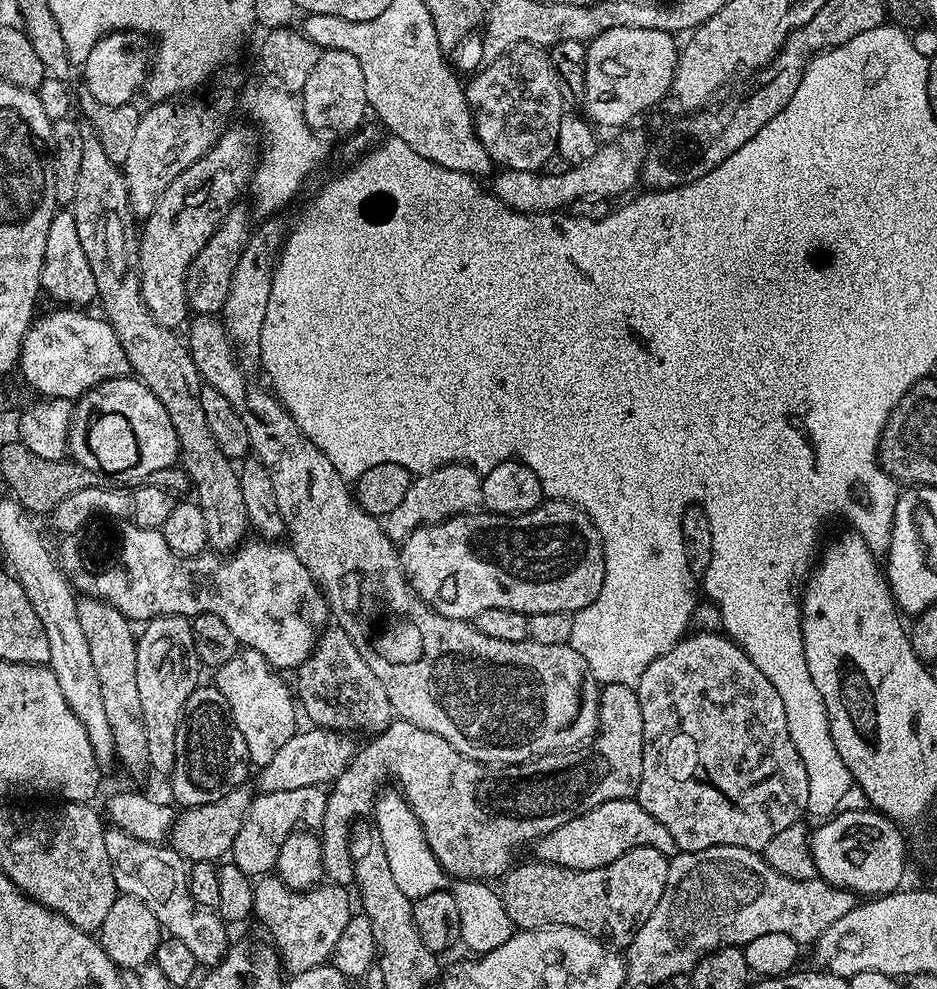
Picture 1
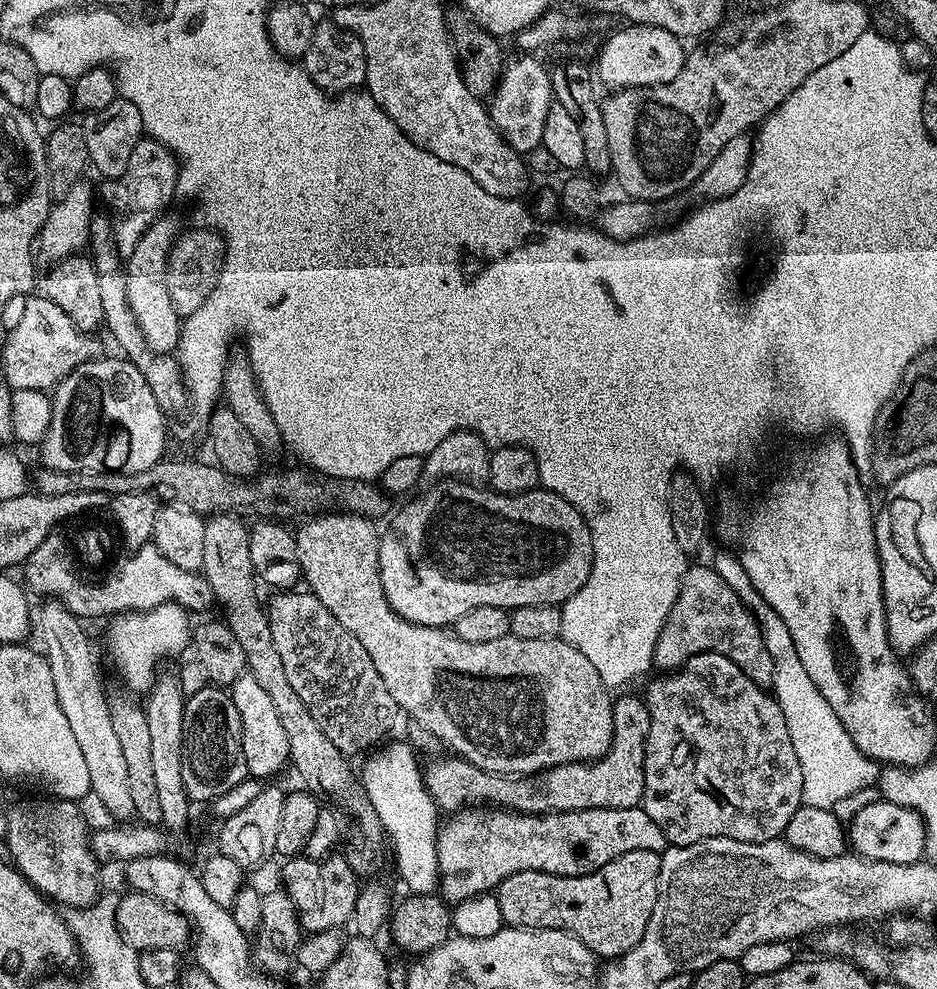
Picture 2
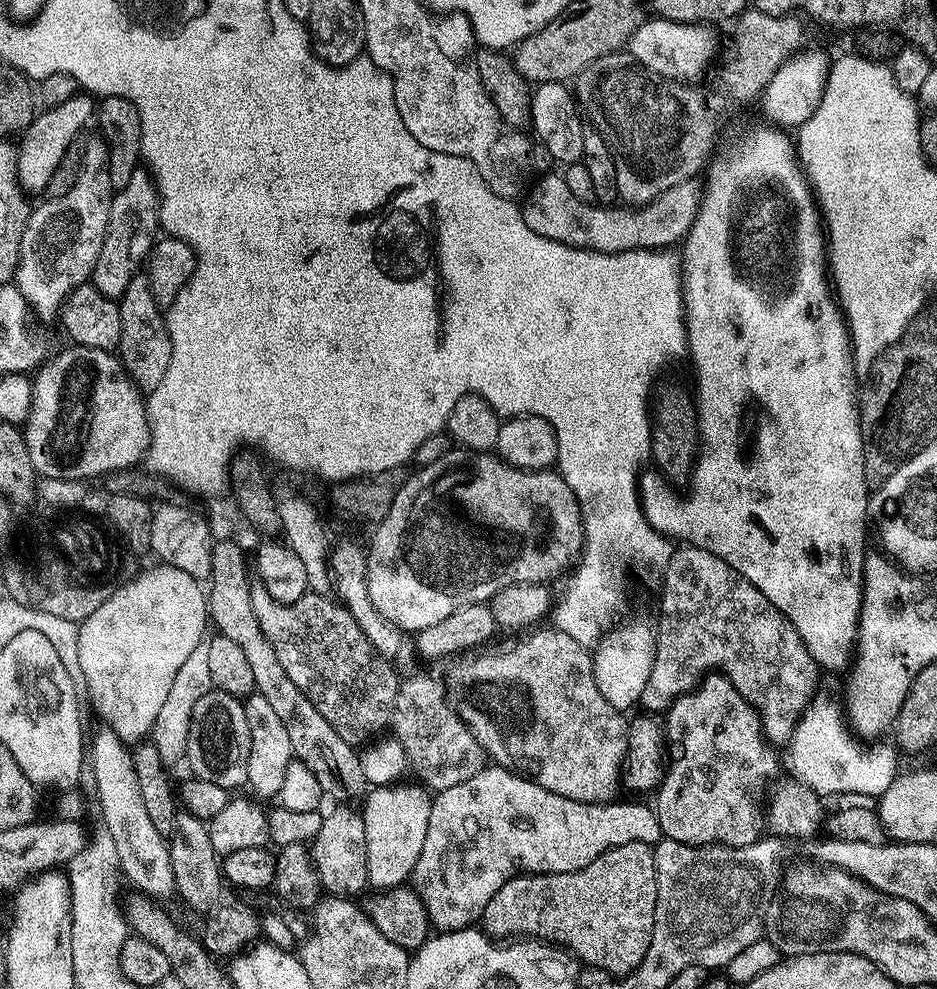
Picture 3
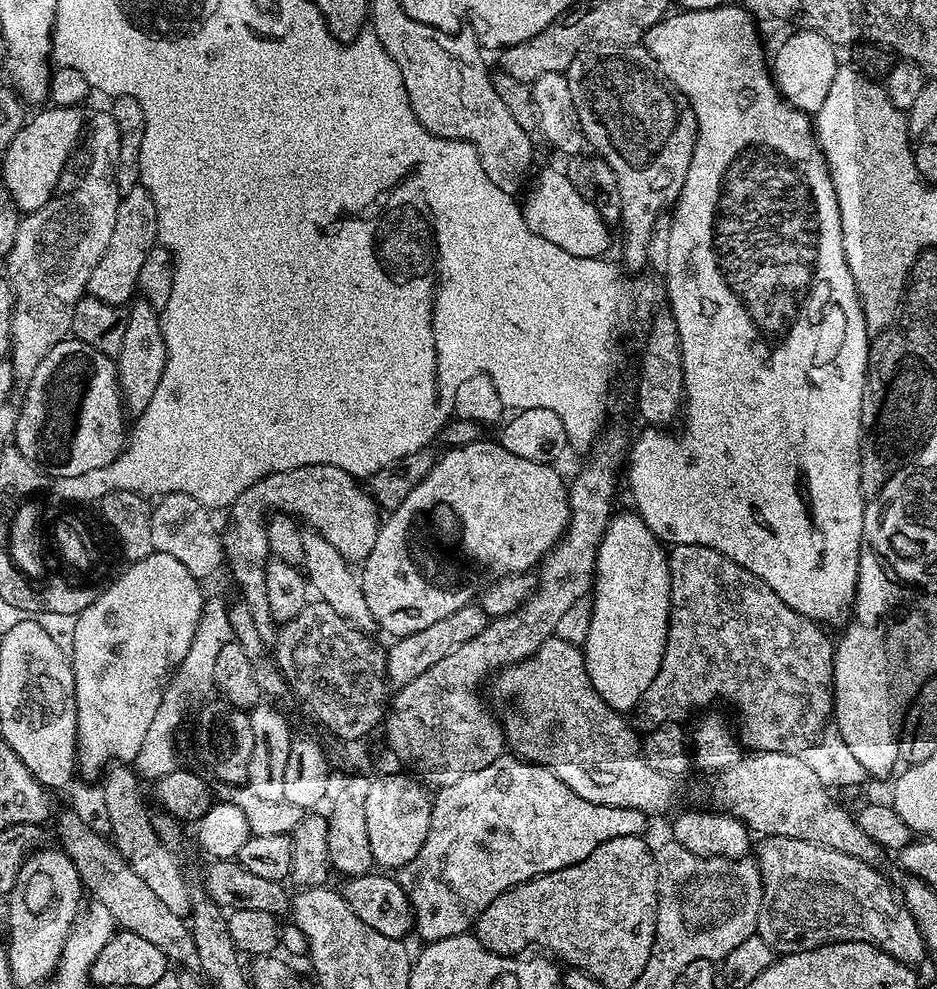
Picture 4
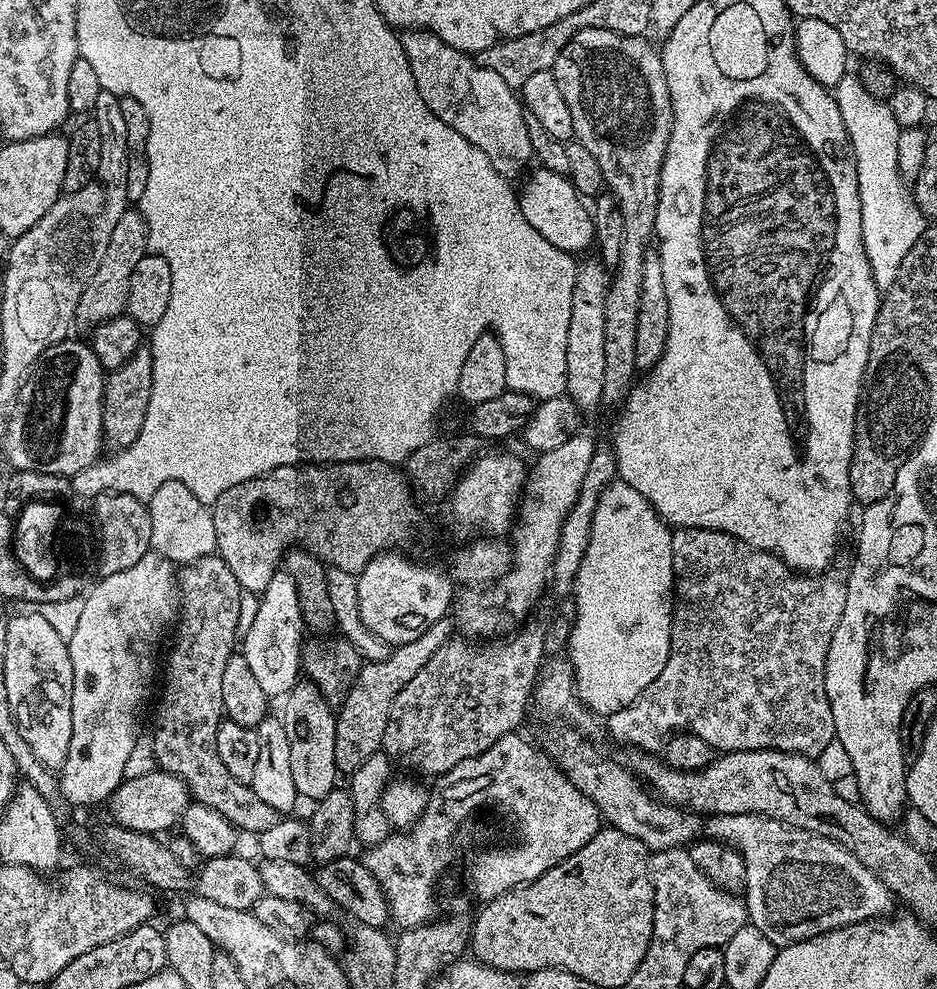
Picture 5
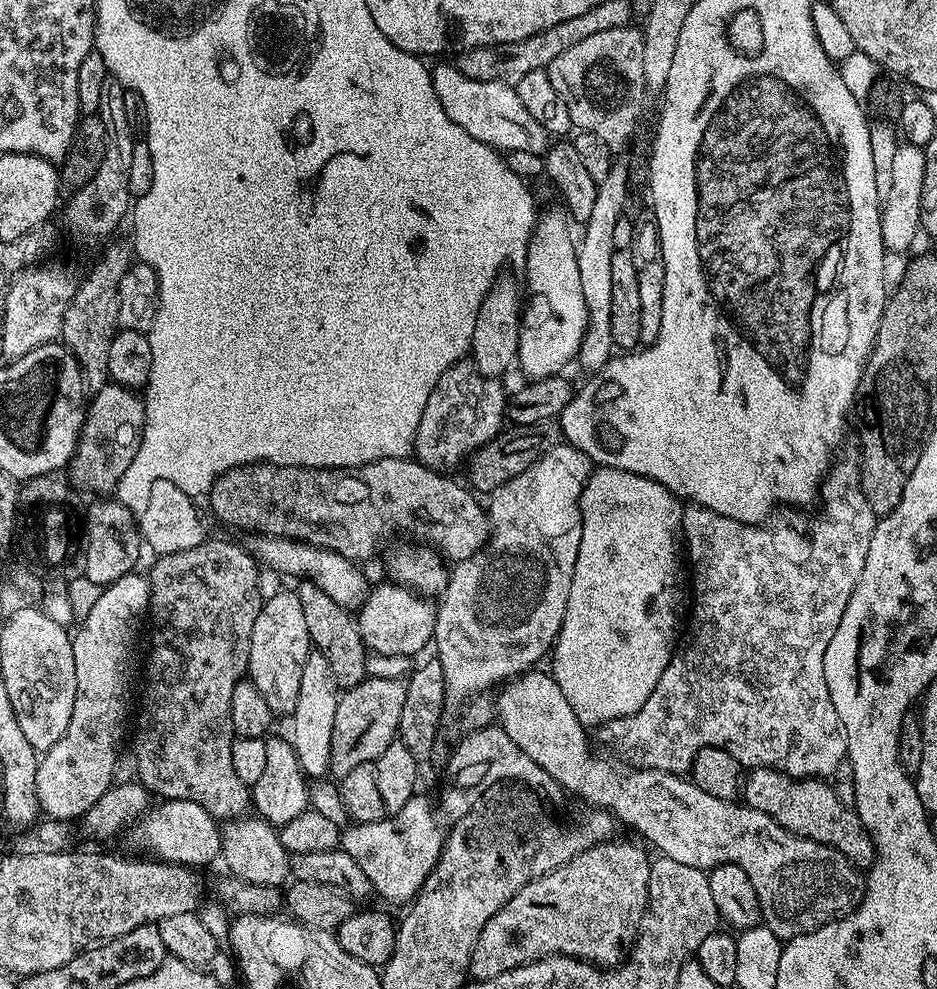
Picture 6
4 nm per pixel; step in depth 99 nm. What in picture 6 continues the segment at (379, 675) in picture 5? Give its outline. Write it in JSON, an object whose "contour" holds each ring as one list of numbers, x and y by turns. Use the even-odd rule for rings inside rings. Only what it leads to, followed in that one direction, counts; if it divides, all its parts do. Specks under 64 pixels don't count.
{"contour":[[368,676,358,686,341,691,338,710,334,710,334,734,330,737,328,771,333,777,344,777,362,763,375,761,397,739,407,689,403,679]]}

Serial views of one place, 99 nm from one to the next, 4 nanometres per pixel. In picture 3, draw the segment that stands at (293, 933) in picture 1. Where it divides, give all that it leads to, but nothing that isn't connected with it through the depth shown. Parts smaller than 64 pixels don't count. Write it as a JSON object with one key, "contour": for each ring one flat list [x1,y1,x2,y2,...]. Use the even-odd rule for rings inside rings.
{"contour":[[336,806,329,816,325,815,320,822,318,834,310,845,310,861,314,873,319,880,319,887,332,898,356,898,363,889,369,887,366,868,366,834,363,832,363,824,357,813,352,814]]}

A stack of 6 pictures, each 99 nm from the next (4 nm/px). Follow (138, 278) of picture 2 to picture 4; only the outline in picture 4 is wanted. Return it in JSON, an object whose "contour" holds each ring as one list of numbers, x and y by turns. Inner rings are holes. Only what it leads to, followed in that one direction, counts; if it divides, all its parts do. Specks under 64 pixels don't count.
{"contour":[[143,298,133,299,127,314,122,350,114,359,124,411,129,417,135,418,143,414,146,406,150,406,150,398,154,398,154,390,158,390,162,370,166,370,166,342,162,338,160,312,152,308,150,302,146,302]]}

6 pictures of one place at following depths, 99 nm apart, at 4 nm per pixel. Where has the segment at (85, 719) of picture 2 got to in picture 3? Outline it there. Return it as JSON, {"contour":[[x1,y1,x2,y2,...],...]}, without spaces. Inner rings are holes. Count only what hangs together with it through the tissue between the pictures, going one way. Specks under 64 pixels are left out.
{"contour":[[100,726,90,736,90,776,96,783,96,800,100,803,100,816,104,819,103,831,114,838,118,849,118,862,125,881,136,887,137,893,148,898,172,896,176,883,170,866,170,854,165,833,150,822,142,793,138,787,138,774,134,774,134,762,127,743,107,726]]}

